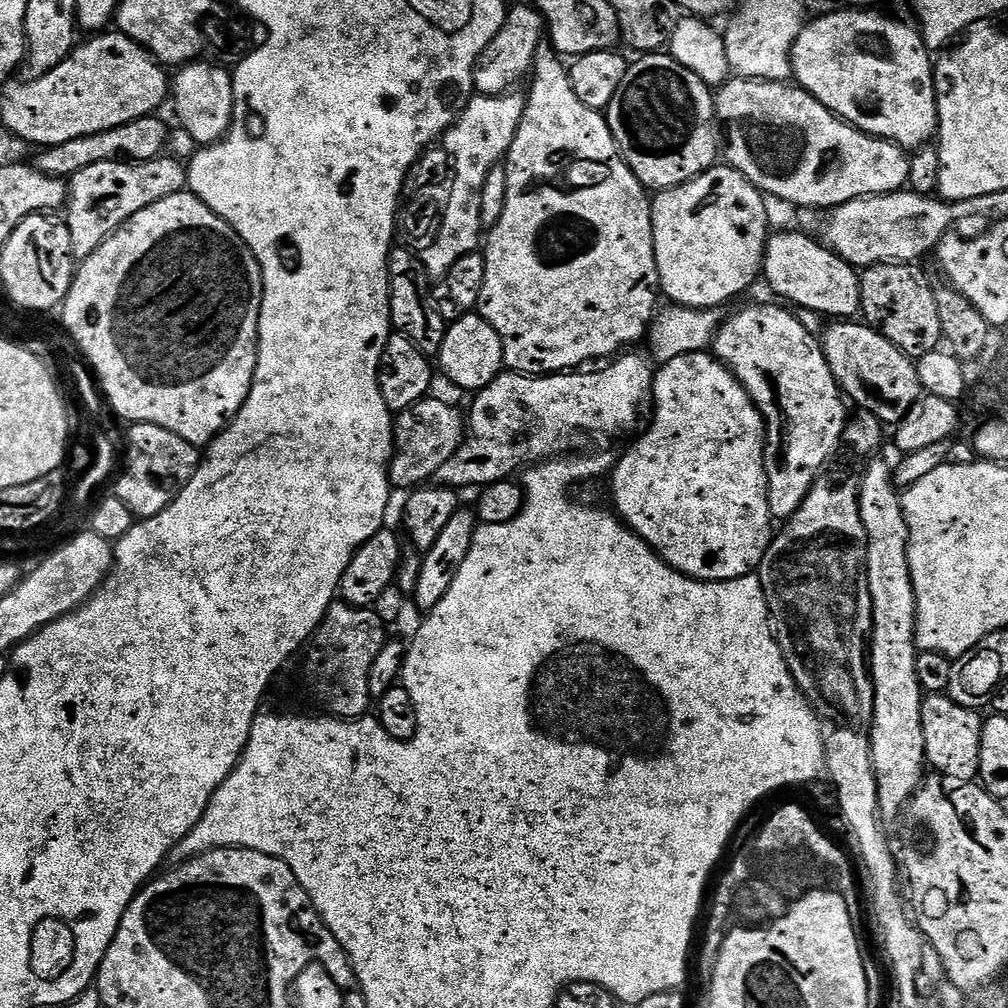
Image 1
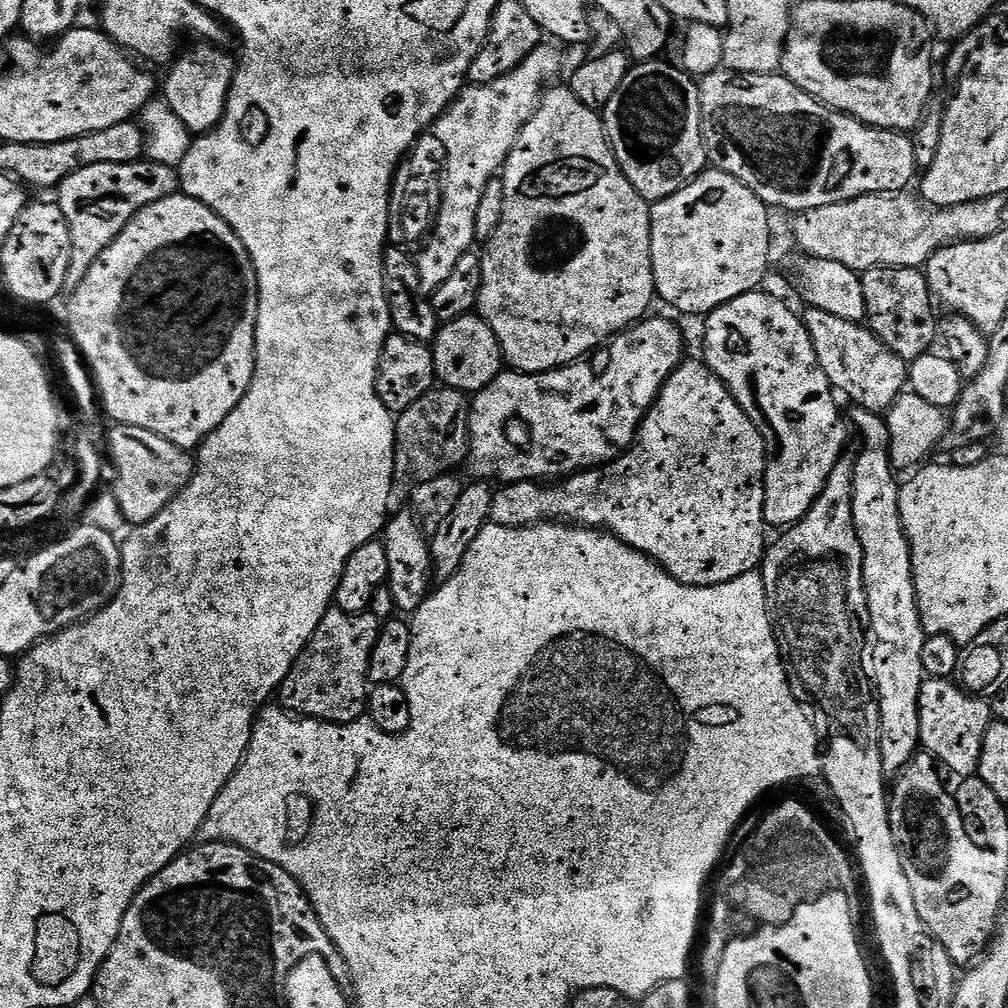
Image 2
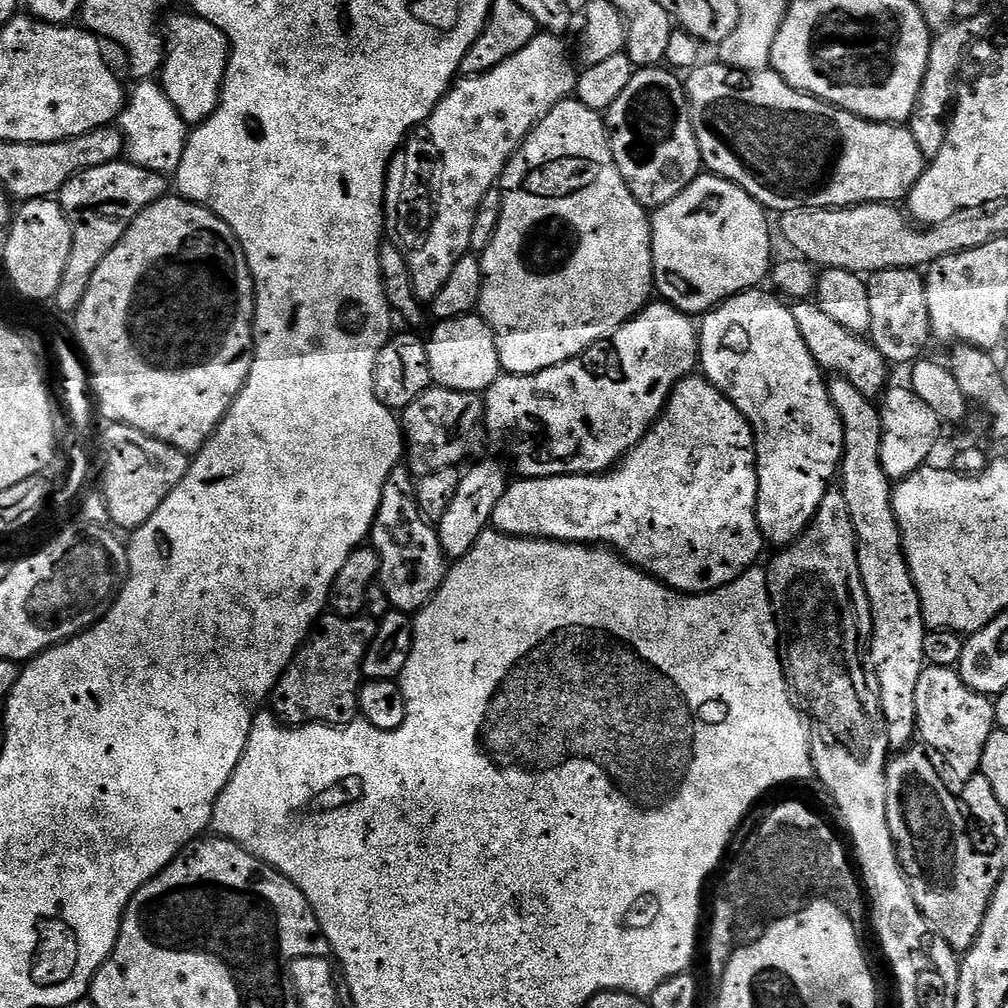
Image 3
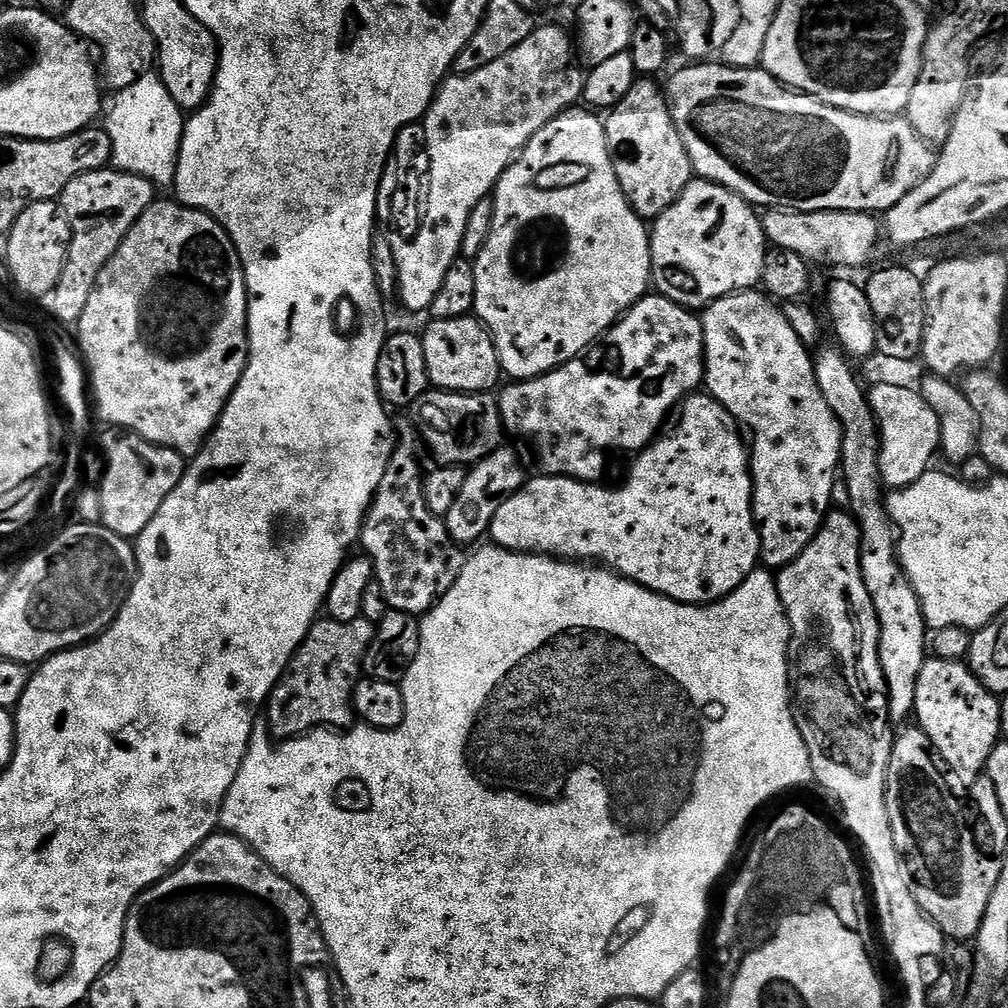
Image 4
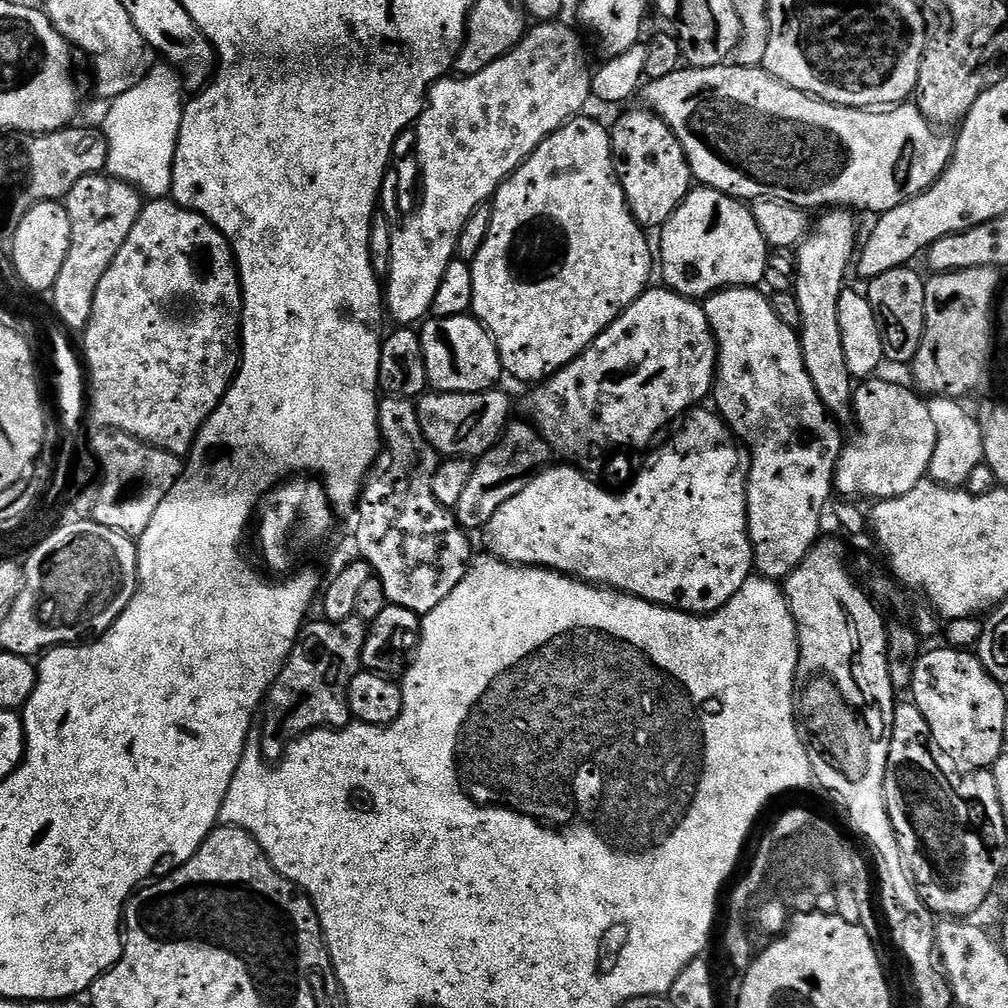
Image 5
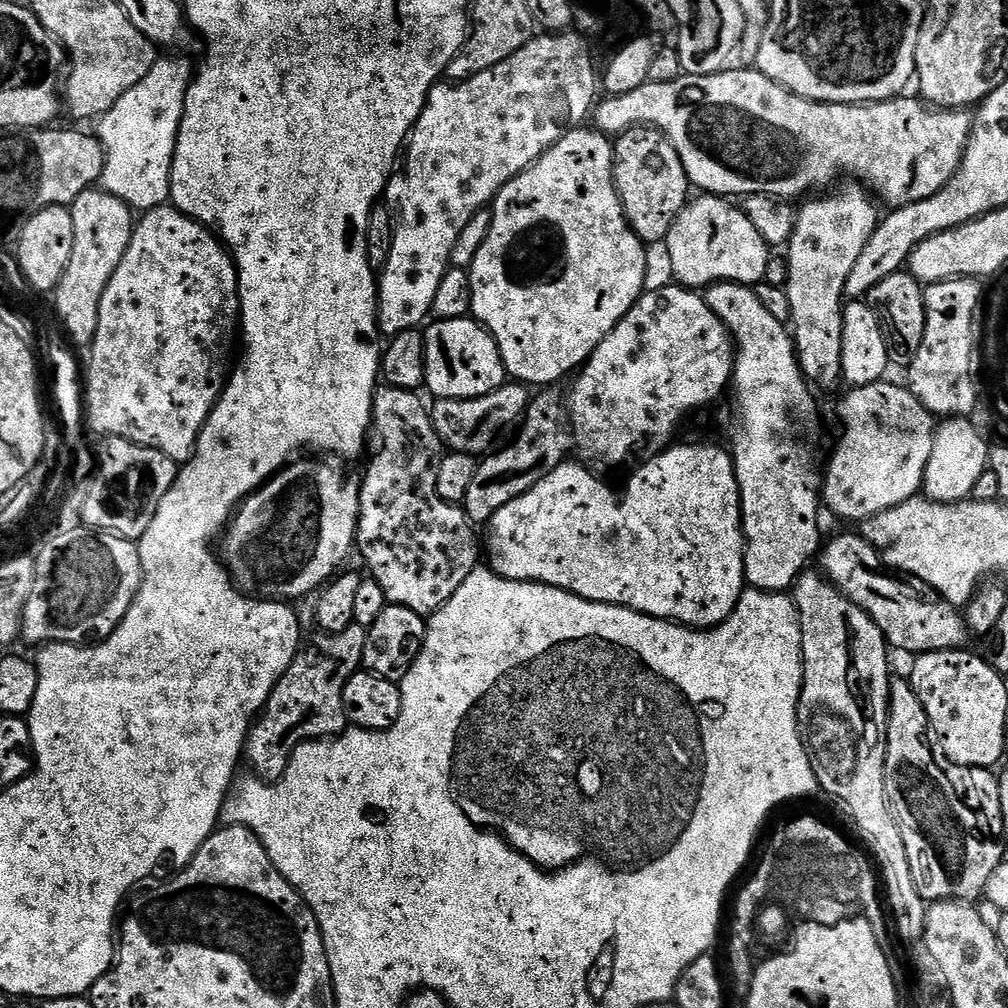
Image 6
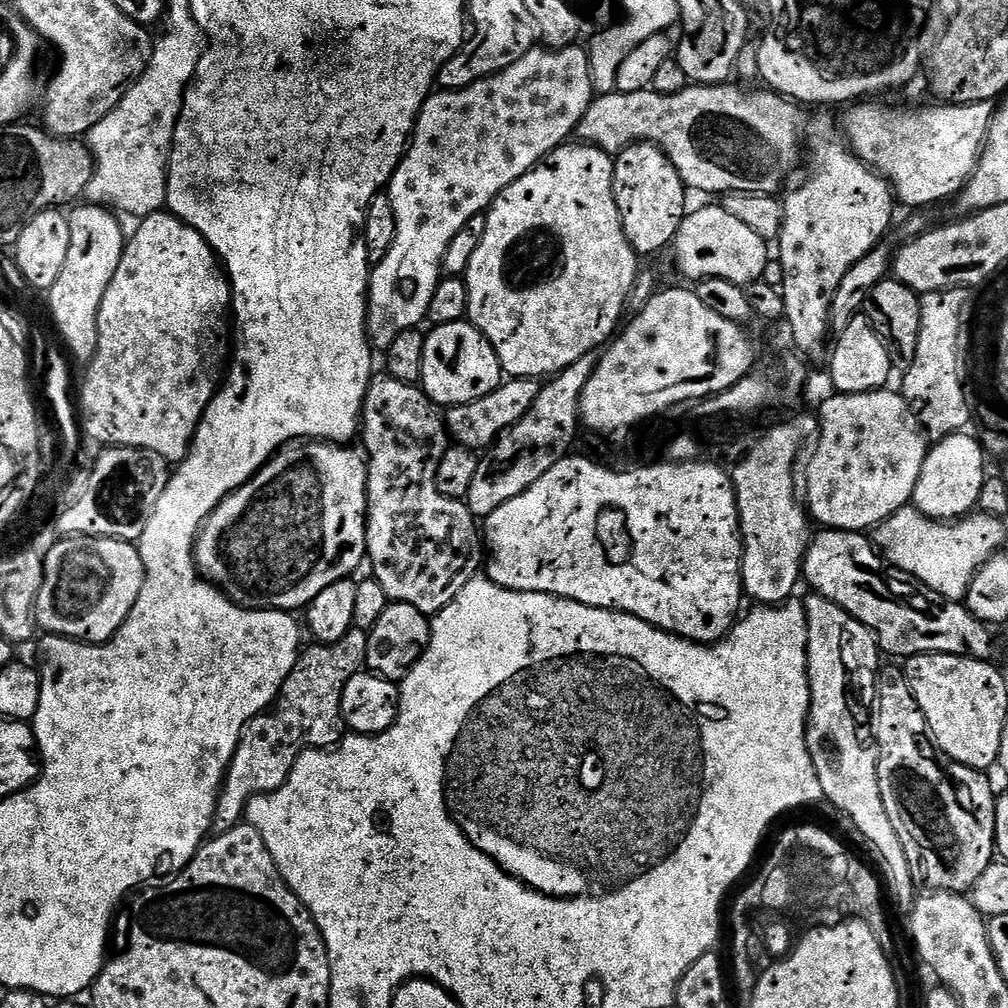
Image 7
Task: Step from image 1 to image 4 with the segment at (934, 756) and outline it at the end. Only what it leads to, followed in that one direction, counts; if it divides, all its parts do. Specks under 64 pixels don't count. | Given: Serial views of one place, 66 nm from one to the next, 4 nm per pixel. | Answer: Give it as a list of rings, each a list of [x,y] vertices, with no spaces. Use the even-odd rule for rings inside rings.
[[[925,659],[922,670],[918,674],[914,720],[930,738],[937,757],[949,769],[952,767],[956,772],[965,772],[968,778],[983,773],[986,762],[990,758],[990,750],[994,750],[994,746],[999,744],[1002,739],[1000,734],[1000,702],[997,693],[990,692],[987,686],[973,674],[972,669],[964,660]]]

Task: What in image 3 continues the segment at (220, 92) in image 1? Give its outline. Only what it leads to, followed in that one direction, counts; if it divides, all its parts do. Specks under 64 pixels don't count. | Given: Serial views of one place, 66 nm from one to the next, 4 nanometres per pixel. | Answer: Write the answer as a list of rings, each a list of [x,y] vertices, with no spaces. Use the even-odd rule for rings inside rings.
[[[183,11],[163,17],[162,32],[168,45],[164,63],[158,73],[158,83],[164,89],[166,98],[174,102],[174,110],[178,110],[184,123],[195,126],[210,118],[218,106],[230,45],[224,31],[218,26],[206,22],[191,11]]]

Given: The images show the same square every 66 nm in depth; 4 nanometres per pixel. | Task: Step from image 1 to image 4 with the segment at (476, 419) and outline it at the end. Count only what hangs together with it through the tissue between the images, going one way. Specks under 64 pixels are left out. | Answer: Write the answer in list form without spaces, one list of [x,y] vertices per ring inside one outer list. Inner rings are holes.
[[[645,295],[608,329],[607,340],[608,368],[591,368],[584,358],[577,358],[566,361],[553,372],[535,376],[532,380],[508,382],[499,389],[500,417],[504,419],[505,429],[511,435],[513,432],[516,436],[532,436],[532,448],[543,475],[568,476],[586,484],[603,481],[608,452],[643,452],[665,427],[673,409],[685,396],[695,393],[699,389],[696,387],[704,384],[701,317],[693,309],[683,308],[665,296]]]

